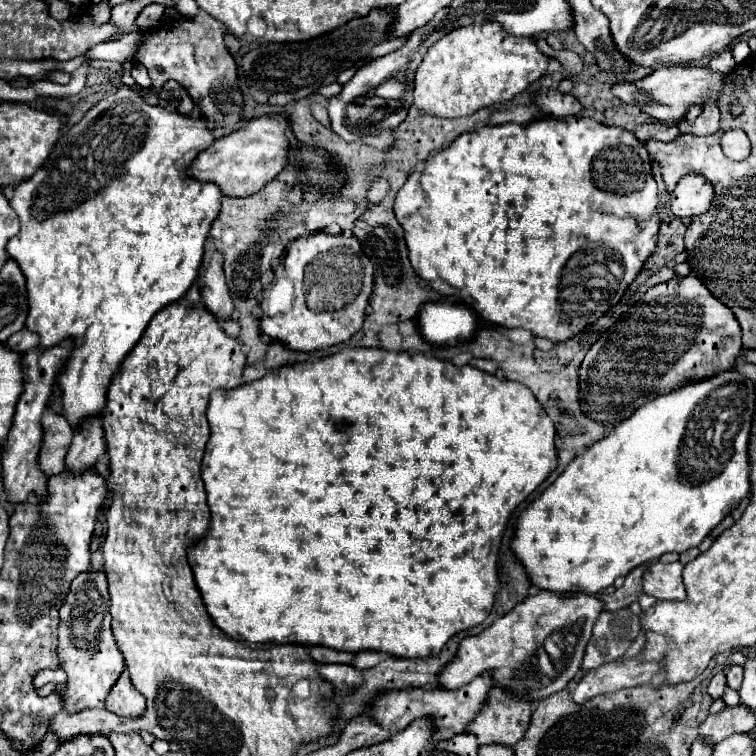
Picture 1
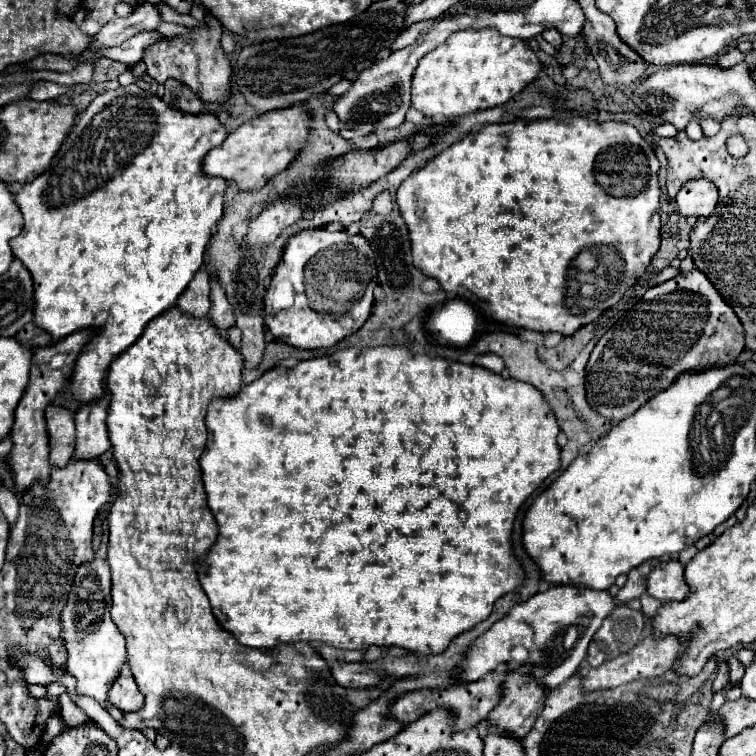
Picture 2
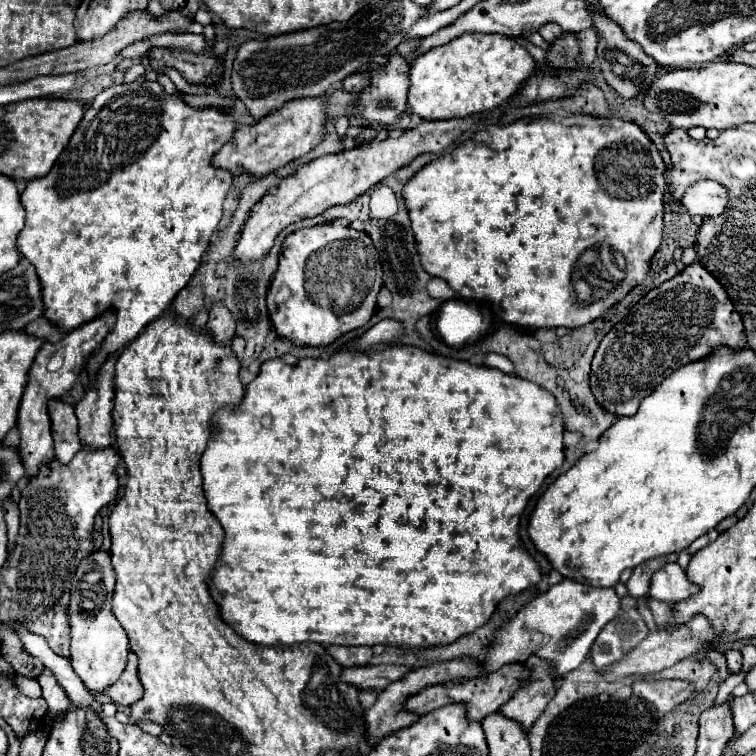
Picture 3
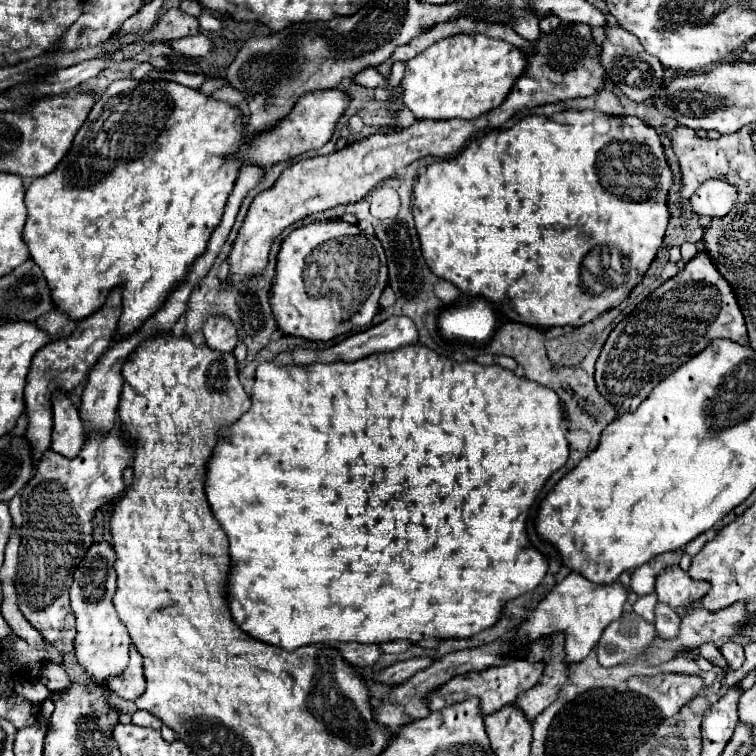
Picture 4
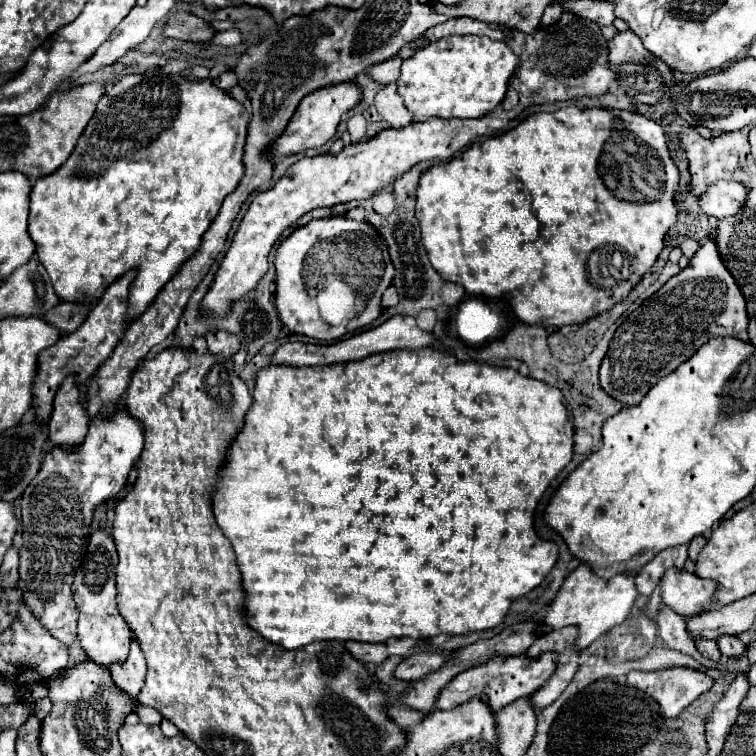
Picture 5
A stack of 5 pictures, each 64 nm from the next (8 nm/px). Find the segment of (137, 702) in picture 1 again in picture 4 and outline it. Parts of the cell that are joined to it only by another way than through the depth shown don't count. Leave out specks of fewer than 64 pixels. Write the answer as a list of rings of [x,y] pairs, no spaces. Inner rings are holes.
[[[130,648],[130,662],[122,676],[116,676],[116,680],[108,680],[108,690],[116,694],[122,700],[136,700],[144,694],[144,676],[142,676],[142,660],[136,648]]]

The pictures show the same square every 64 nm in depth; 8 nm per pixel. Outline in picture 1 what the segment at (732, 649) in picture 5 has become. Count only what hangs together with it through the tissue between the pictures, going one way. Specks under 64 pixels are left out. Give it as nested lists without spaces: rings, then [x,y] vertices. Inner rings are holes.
[[[730,666],[726,670],[726,684],[732,690],[738,690],[742,684],[742,666]]]

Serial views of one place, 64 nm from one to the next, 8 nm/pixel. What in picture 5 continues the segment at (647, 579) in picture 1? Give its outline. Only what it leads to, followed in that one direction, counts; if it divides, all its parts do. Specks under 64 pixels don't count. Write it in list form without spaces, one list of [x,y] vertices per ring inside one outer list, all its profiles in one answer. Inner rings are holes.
[[[670,568],[664,572],[664,576],[660,580],[660,588],[662,588],[662,604],[666,604],[674,612],[678,612],[680,616],[688,618],[688,616],[692,616],[692,612],[702,612],[704,608],[712,608],[712,592],[716,588],[716,582],[698,578],[686,570]]]

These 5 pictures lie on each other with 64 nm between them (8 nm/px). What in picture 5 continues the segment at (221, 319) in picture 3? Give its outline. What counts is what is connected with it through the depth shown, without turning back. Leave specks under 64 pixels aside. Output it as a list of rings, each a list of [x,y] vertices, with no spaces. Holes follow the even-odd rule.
[[[216,330],[206,334],[208,342],[208,352],[212,354],[224,354],[224,356],[234,356],[240,350],[240,340],[236,334],[230,334],[226,330]]]

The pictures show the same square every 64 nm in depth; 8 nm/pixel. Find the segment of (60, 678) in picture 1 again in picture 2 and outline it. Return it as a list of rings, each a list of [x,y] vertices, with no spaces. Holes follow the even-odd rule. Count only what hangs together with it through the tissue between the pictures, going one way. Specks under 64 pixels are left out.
[[[18,648],[12,650],[12,652],[18,656],[18,662],[20,662],[22,670],[24,670],[24,678],[26,678],[28,684],[42,684],[42,686],[46,686],[46,684],[52,684],[52,682],[58,680],[58,676],[40,658],[36,658],[32,654],[24,654]]]

